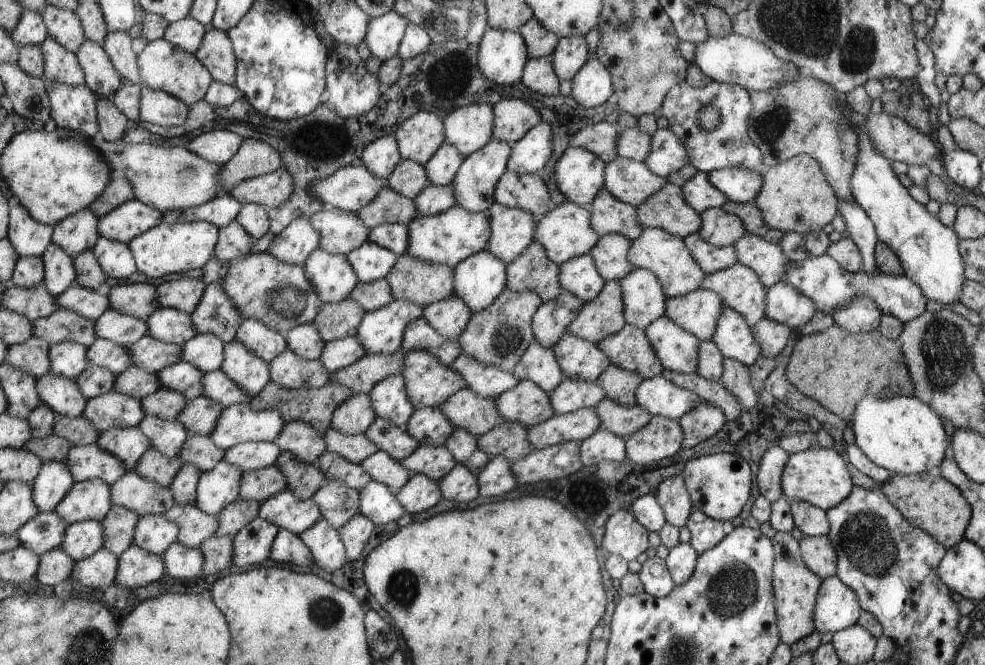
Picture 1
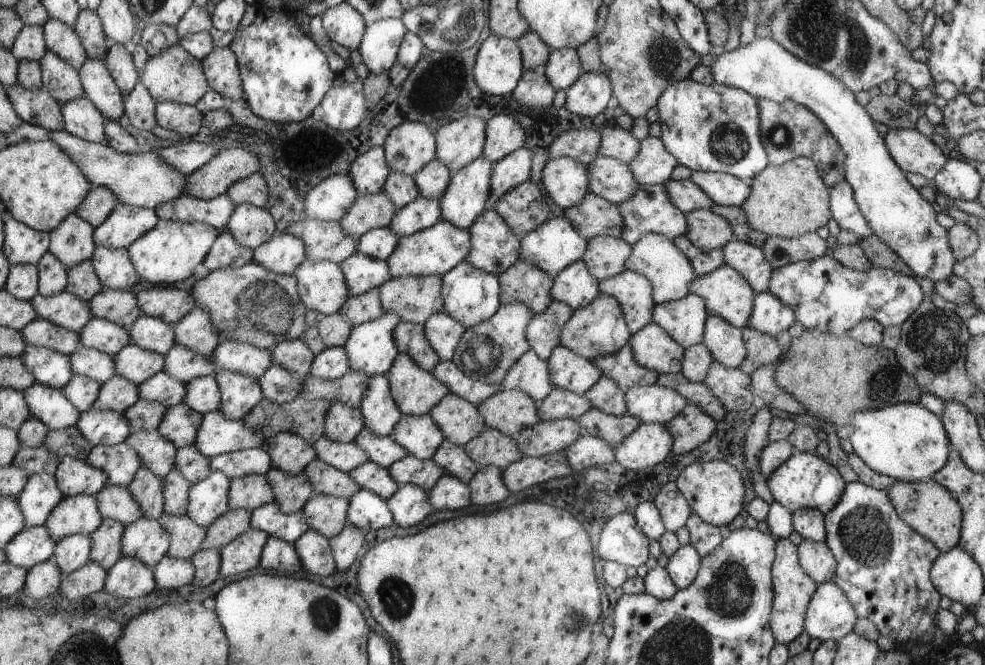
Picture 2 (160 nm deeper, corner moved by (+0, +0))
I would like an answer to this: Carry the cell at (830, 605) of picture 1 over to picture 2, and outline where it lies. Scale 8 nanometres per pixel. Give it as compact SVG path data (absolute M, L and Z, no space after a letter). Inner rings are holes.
M833 581L817 585L808 603L804 632L820 642L837 641L853 632L858 619L849 598Z

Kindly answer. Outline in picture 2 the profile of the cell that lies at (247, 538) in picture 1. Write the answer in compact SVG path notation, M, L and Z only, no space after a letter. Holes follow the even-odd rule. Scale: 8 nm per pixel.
M250 527L220 550L220 576L236 576L258 566L269 536Z

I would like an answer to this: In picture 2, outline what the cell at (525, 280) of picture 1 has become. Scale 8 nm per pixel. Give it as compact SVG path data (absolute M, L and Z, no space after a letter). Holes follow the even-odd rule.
M519 259L498 277L502 284L502 305L522 303L534 314L540 314L553 302L554 278L528 261Z

